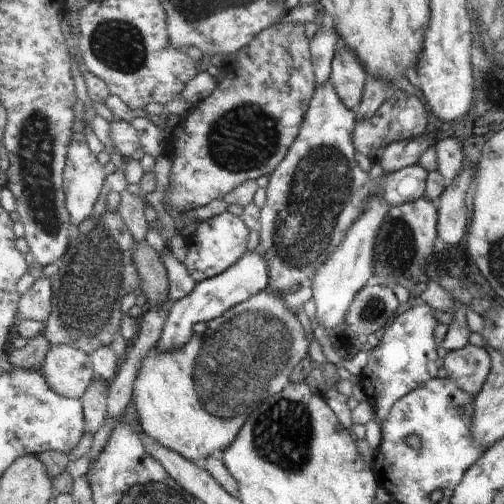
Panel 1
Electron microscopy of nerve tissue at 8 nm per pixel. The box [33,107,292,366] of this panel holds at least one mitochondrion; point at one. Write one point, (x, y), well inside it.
(93, 276)

